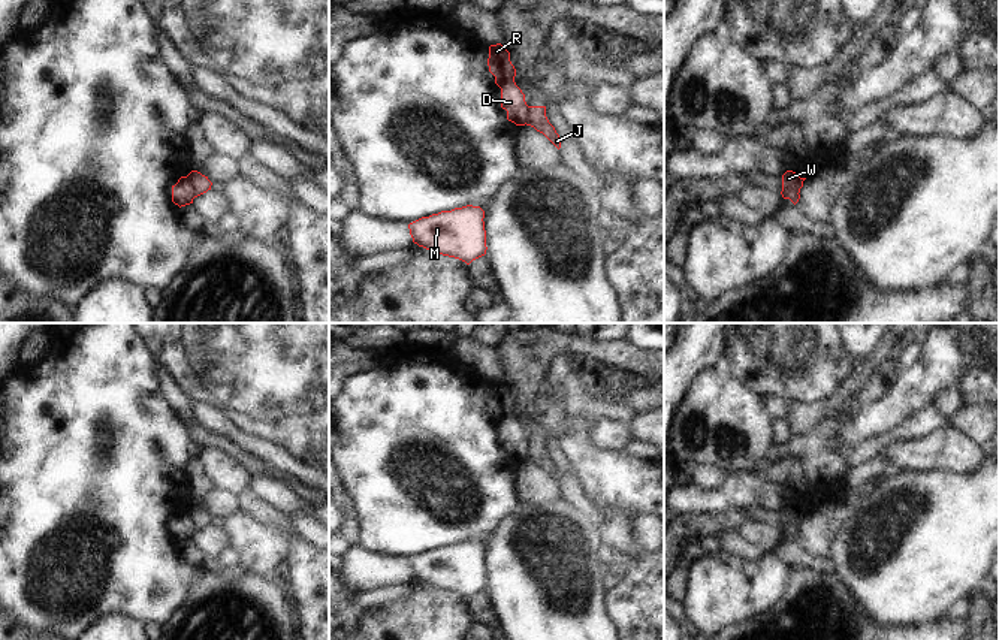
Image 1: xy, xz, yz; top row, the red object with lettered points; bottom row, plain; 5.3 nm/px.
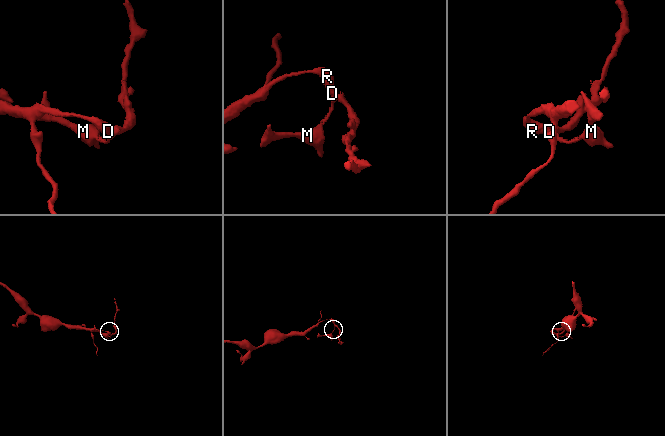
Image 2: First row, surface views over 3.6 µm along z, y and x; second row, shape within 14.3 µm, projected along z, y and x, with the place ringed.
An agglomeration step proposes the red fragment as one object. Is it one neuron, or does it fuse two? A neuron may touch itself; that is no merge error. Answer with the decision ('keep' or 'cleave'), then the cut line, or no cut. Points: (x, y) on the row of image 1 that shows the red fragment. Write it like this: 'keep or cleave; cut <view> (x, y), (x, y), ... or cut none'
cleave; cut xy (186, 177), (195, 196)

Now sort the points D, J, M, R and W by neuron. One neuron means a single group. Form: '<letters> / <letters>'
D M R / J W

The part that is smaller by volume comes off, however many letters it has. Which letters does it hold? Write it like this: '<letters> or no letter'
J, W.

